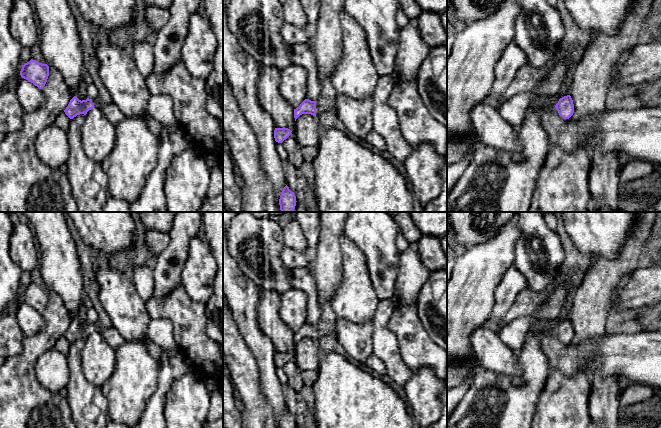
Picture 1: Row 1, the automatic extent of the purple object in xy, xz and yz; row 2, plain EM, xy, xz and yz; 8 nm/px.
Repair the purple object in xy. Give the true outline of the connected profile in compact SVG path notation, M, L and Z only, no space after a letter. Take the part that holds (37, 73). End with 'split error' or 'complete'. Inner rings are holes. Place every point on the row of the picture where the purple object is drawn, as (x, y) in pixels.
M31 59L29 62L22 65L20 75L22 78L33 83L39 89L42 89L49 76L49 66Z | complete

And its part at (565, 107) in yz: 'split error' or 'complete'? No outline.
complete

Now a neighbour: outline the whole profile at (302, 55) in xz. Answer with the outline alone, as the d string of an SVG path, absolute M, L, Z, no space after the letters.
M310 42L288 45L292 64L302 66L307 71L307 99L317 101L321 97L322 85L318 81L316 60Z

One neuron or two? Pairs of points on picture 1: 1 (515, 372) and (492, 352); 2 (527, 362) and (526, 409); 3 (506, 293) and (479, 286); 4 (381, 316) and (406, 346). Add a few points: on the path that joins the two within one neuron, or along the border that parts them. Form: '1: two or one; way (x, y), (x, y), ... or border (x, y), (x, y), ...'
1: one; way (509, 367), (498, 358)
2: one; way (530, 374), (530, 392), (526, 397)
3: two; border (507, 270), (495, 289), (495, 303), (490, 313)
4: two; border (394, 308), (387, 328), (394, 334), (398, 344)

